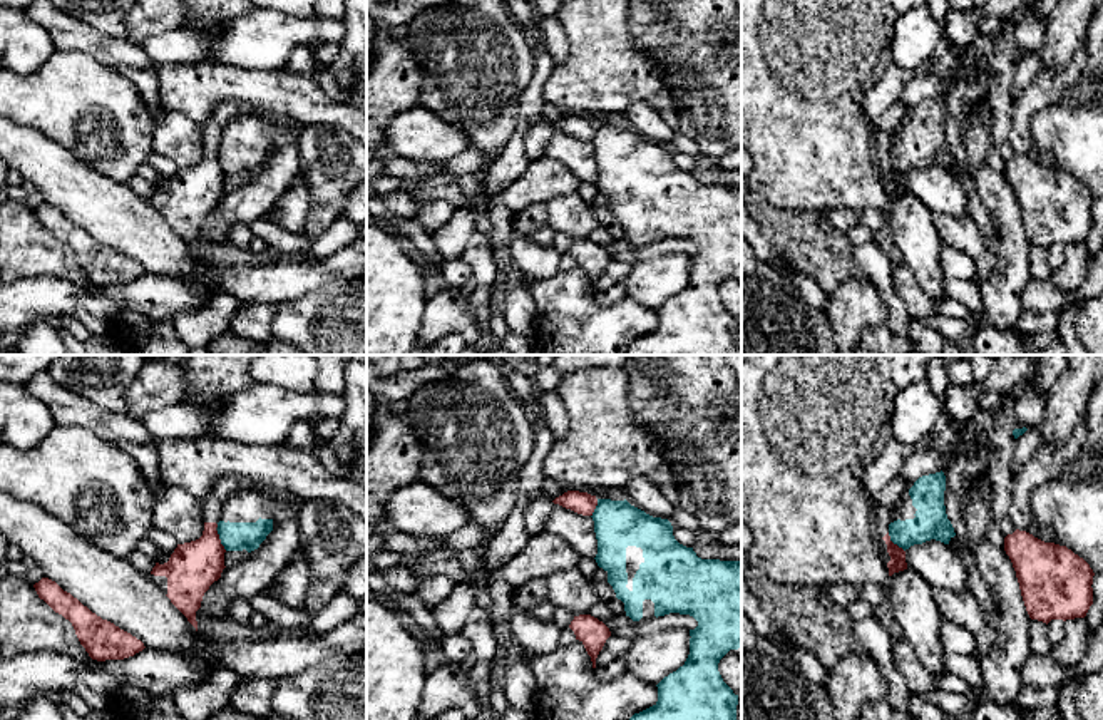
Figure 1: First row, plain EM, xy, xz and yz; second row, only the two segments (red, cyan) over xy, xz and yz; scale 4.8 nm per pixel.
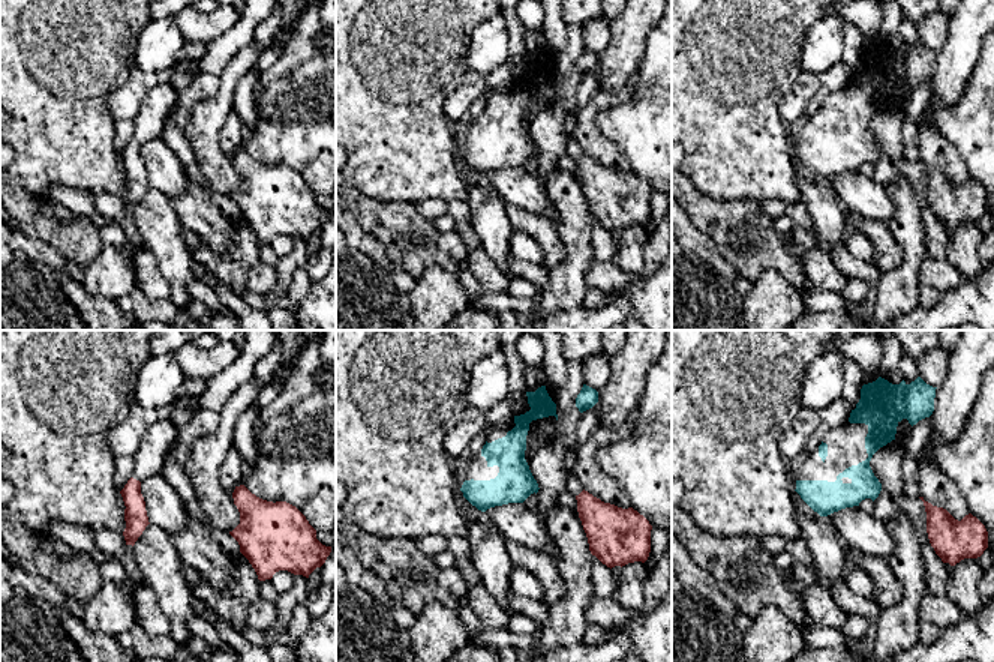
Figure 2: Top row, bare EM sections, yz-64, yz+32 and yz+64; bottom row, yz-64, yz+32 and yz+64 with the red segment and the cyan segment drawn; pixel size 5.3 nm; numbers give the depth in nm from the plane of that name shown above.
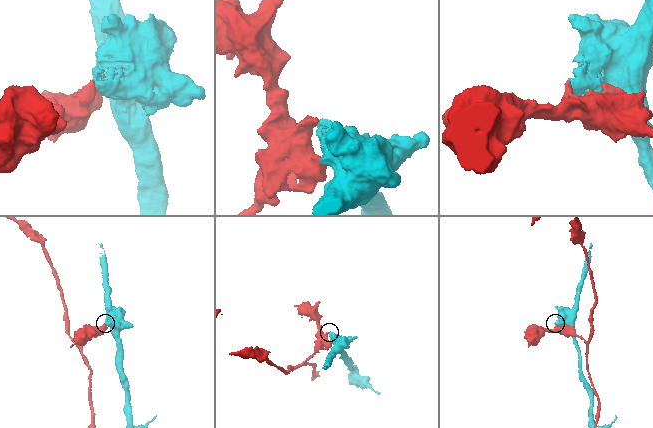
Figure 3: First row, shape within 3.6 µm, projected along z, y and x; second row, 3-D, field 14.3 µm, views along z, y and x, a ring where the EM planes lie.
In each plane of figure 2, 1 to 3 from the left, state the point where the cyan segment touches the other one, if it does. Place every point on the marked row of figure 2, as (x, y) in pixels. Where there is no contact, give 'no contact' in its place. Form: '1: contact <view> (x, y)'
1: no contact
2: no contact
3: no contact

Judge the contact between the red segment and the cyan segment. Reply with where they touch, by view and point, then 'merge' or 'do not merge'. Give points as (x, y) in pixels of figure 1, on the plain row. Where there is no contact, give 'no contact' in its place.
contact yz (892, 168); do not merge

